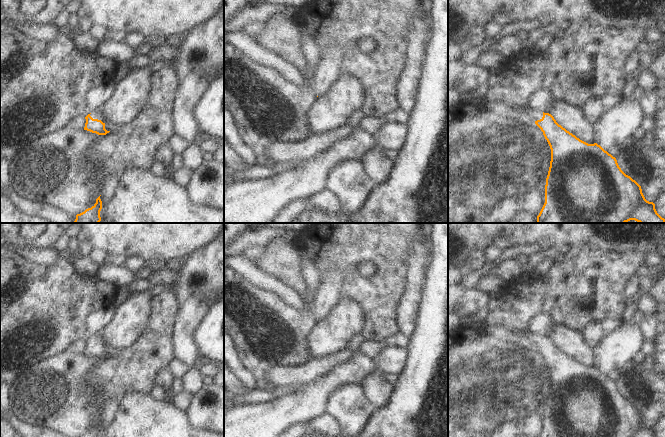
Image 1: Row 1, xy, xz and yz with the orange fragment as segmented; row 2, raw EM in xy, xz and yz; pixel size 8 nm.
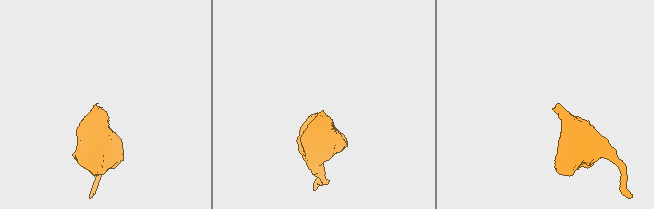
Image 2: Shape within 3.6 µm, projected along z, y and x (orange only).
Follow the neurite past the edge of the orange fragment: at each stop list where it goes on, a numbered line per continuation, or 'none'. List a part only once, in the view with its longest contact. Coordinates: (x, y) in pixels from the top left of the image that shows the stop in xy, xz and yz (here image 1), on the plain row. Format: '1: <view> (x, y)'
1: xy (98, 338)

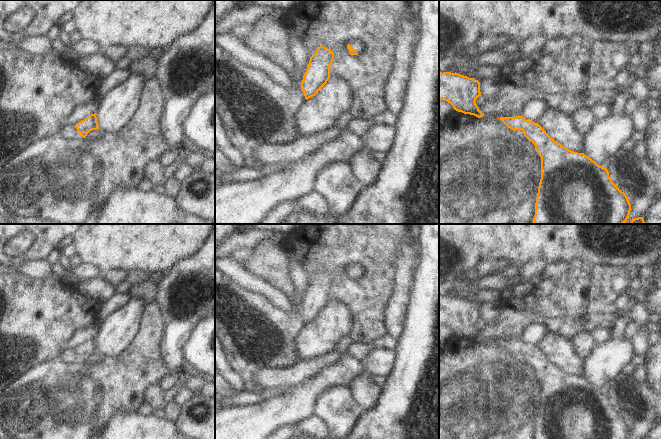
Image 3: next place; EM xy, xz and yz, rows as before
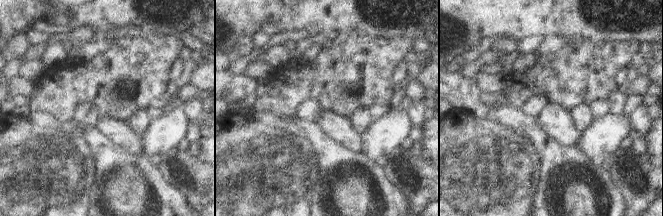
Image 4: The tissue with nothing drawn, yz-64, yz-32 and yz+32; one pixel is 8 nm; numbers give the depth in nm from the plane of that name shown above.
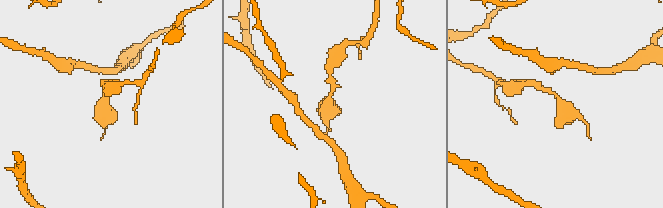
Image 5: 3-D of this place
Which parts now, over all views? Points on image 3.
none

